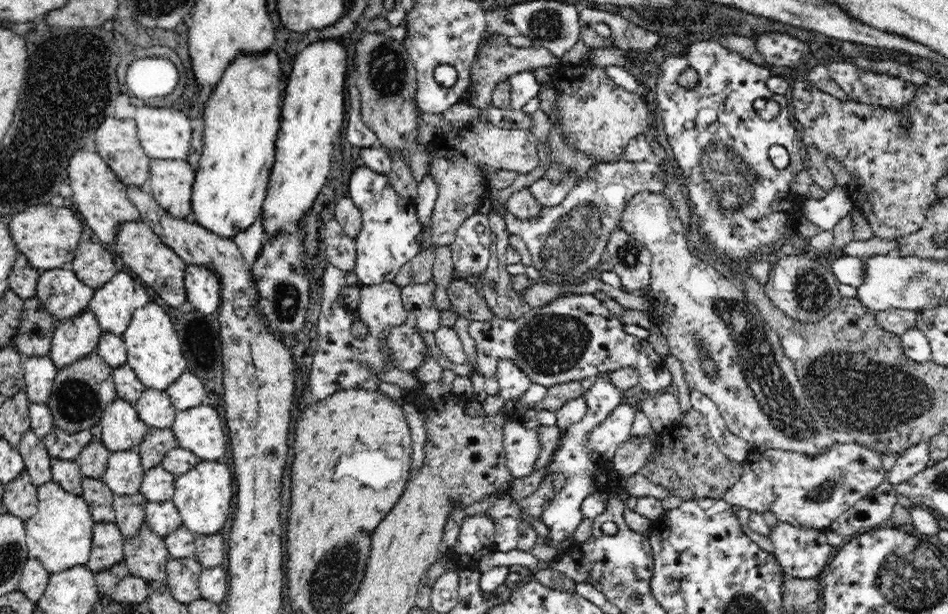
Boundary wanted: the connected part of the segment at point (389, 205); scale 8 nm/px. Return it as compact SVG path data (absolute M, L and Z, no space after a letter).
M361 163L358 166L360 168L354 168L352 171L348 185L349 197L356 203L363 218L360 234L355 238L357 252L355 272L358 275L358 282L365 286L394 283L400 268L407 264L418 252L421 252L420 242L416 241L416 236L421 234L420 219L418 219L414 202L401 197L396 192L389 181L389 176L378 174Z

